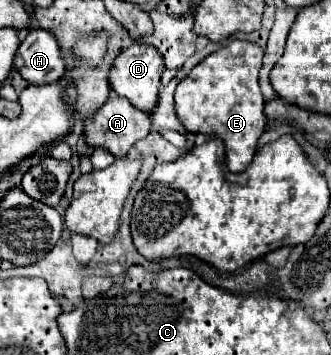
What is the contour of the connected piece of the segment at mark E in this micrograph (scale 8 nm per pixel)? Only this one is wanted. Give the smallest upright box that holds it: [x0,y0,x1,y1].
[175,40,265,172]

